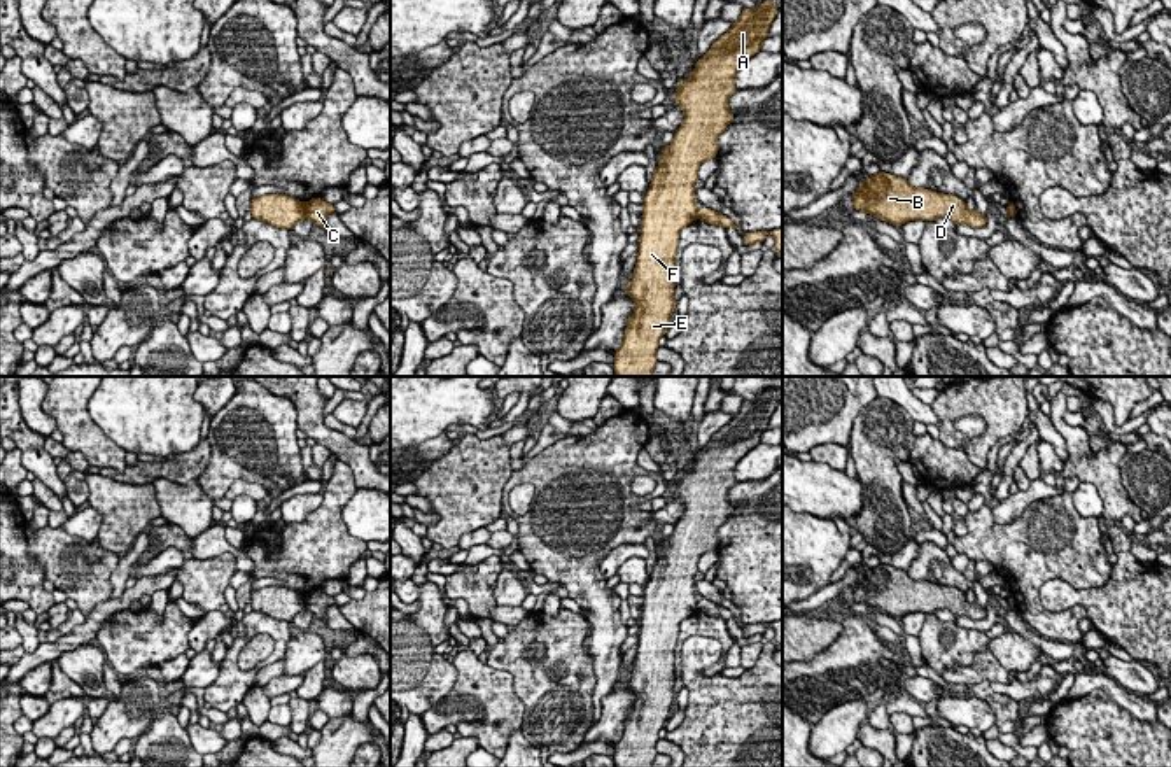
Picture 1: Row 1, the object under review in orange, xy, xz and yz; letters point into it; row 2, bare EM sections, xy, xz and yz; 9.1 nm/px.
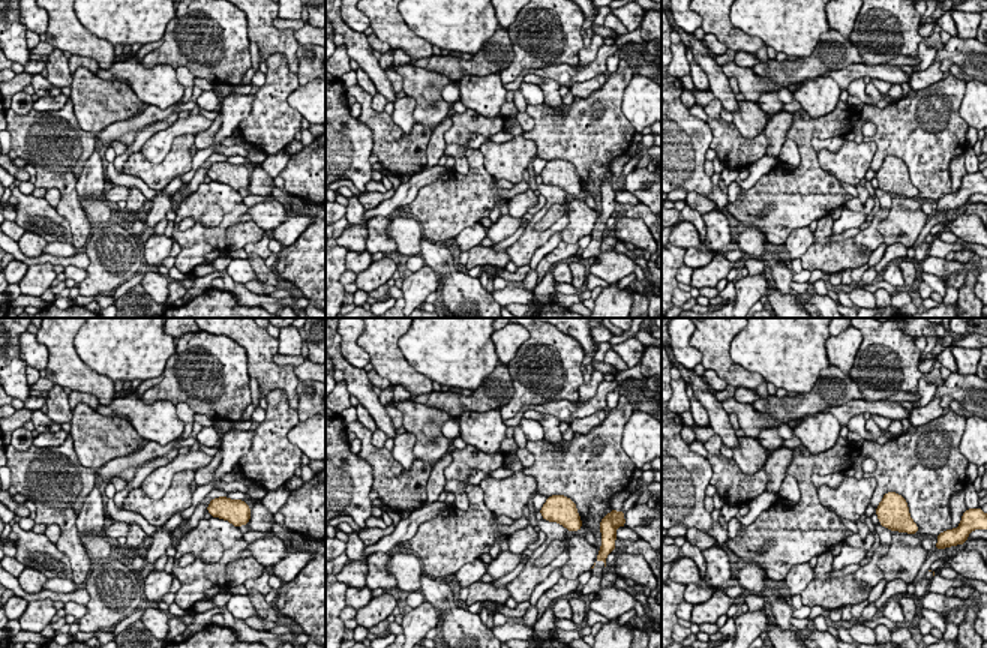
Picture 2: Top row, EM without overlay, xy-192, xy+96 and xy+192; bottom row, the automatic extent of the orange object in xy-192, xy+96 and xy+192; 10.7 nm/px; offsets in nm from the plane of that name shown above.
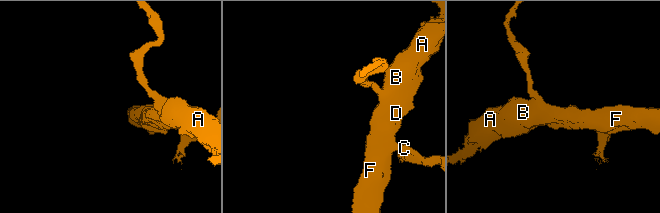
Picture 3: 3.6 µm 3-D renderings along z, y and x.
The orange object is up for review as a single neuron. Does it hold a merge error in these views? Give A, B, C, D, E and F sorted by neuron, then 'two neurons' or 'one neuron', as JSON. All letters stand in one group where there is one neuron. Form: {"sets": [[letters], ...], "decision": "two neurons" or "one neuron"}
{"sets": [["A", "B", "D", "E", "F"], ["C"]], "decision": "two neurons"}

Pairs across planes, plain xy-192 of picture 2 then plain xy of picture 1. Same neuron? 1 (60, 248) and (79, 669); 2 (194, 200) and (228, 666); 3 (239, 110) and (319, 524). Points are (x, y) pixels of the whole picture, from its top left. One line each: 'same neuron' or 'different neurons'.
1: different neurons
2: same neuron
3: different neurons

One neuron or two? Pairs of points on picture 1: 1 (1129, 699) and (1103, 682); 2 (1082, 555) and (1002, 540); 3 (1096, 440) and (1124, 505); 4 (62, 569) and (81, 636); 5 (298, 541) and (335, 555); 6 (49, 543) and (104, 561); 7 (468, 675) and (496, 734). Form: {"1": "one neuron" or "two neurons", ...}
{"1": "one neuron", "2": "one neuron", "3": "two neurons", "4": "two neurons", "5": "one neuron", "6": "one neuron", "7": "one neuron"}

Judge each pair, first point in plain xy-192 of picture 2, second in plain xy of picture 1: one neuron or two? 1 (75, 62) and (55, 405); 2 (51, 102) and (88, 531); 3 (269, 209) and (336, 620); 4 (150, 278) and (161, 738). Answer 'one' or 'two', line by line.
1: two
2: one
3: two
4: two

